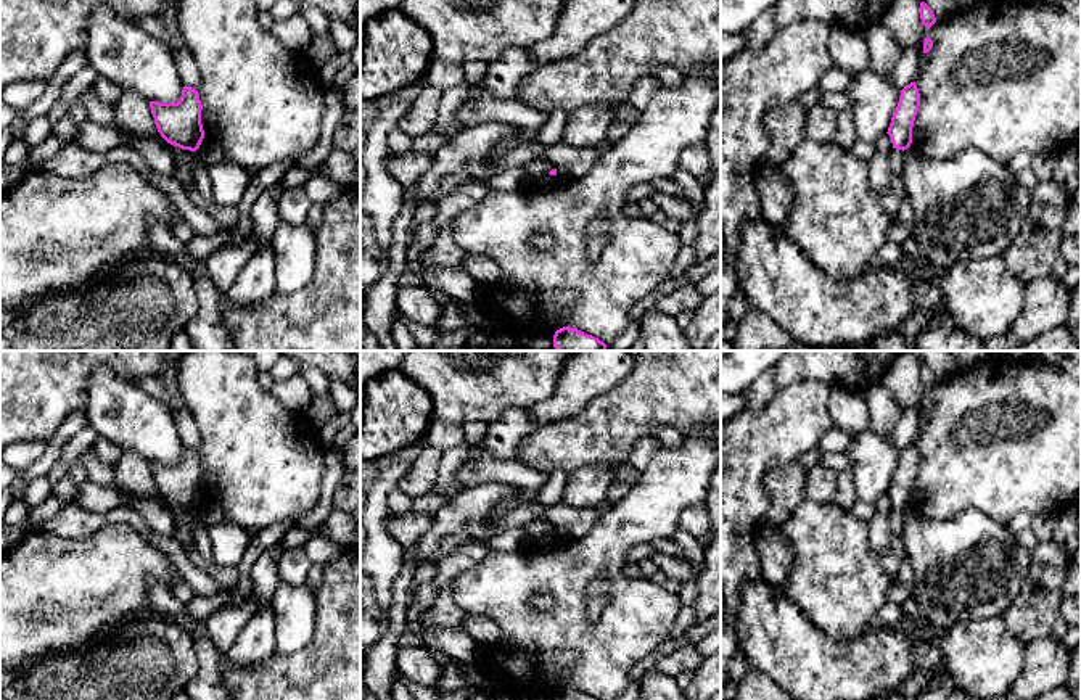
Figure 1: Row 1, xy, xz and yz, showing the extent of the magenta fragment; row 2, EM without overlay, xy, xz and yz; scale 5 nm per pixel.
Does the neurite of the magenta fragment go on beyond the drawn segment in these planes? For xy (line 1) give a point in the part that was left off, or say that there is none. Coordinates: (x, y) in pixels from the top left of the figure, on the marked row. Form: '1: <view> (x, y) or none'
1: none

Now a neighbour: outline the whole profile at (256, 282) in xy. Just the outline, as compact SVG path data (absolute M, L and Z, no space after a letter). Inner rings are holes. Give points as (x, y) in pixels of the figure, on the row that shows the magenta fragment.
M265 241L241 267L233 286L225 296L241 307L251 307L269 299L275 291L275 256L272 241Z

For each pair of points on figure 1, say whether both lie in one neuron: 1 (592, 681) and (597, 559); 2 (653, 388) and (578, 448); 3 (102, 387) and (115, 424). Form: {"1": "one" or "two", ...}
{"1": "one", "2": "one", "3": "one"}

